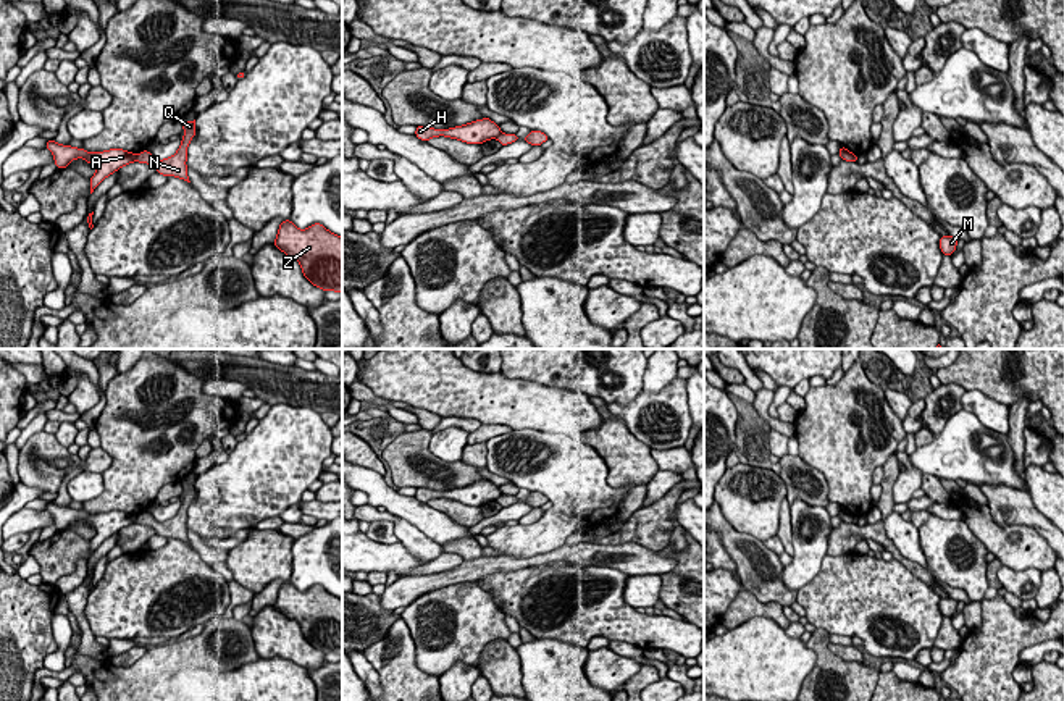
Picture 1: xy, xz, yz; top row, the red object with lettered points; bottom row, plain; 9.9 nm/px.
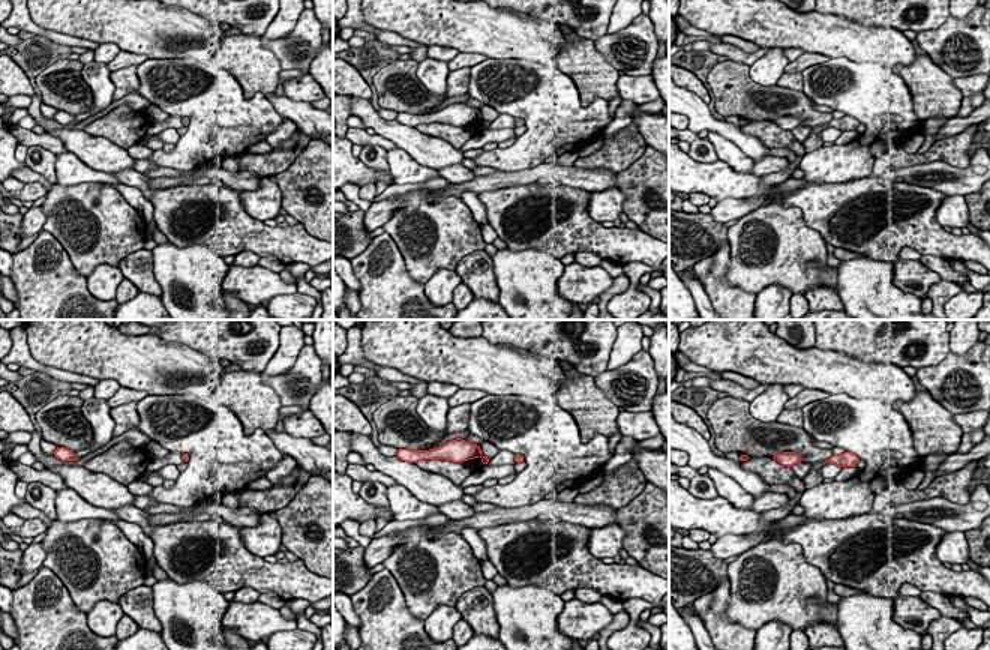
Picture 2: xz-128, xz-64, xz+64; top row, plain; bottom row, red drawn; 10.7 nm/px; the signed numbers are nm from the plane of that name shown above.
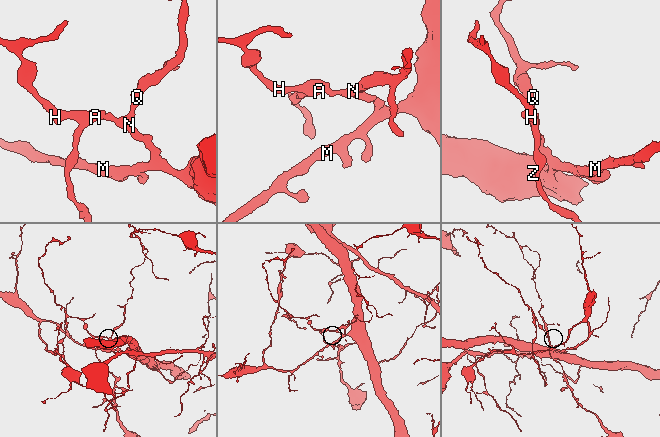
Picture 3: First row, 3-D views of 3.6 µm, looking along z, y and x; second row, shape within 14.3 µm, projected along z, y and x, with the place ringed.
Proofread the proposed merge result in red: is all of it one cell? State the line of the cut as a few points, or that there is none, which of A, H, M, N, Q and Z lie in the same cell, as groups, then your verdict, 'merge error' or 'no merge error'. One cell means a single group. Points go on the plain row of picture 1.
cut xy (138, 517), (134, 522); groups A H / M N Q Z; merge error

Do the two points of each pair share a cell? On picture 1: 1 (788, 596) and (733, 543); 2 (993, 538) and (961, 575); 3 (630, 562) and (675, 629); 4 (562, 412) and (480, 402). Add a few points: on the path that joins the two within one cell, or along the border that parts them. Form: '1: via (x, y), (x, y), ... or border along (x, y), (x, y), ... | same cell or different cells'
1: via (772, 590), (761, 580), (749, 559) | same cell
2: border along (961, 519), (988, 551) | different cells
3: border along (591, 564), (614, 567), (628, 575) | different cells
4: via (541, 407), (501, 402) | same cell

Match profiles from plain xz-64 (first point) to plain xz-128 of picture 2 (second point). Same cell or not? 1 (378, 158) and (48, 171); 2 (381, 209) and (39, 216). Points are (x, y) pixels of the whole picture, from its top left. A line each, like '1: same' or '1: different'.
1: same
2: same

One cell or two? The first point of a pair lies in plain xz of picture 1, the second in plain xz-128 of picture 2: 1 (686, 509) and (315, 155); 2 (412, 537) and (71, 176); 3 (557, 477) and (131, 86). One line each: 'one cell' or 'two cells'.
1: two cells
2: one cell
3: two cells

